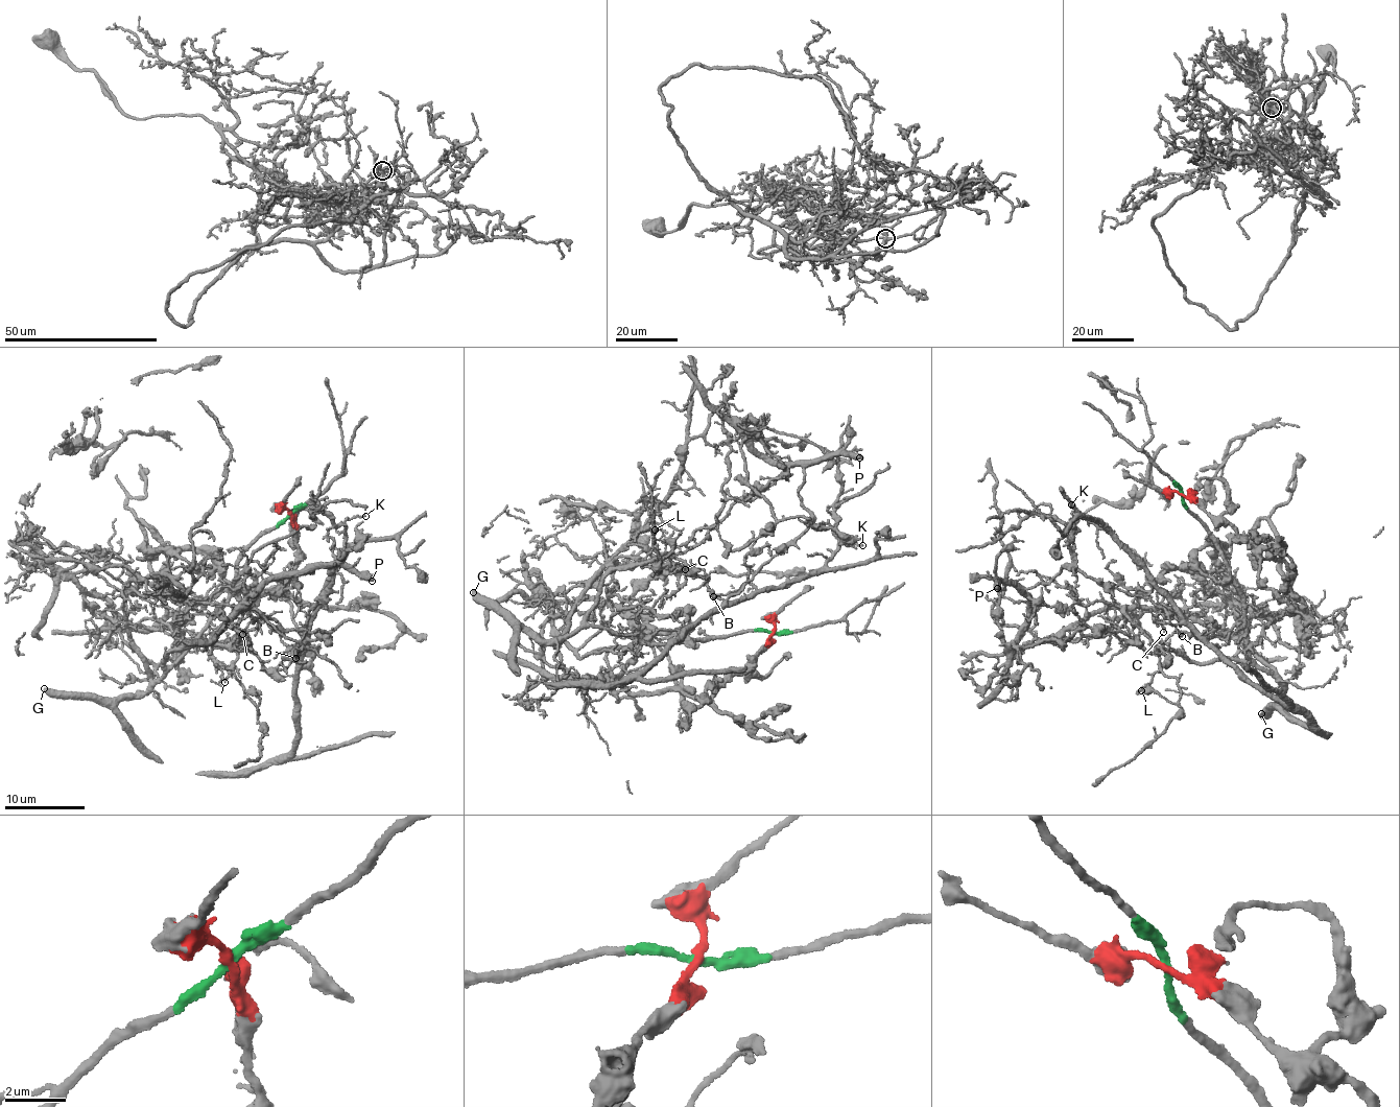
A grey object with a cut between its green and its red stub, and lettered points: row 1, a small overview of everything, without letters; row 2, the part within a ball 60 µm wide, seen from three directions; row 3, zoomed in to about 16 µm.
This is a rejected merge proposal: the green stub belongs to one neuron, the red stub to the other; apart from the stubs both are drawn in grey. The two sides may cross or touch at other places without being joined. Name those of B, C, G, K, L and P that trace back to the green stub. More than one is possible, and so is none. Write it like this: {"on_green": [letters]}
{"on_green": ["B", "C", "G", "K", "L", "P"]}

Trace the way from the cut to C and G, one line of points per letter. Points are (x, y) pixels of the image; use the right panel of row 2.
C: (1182, 492), (1250, 659), (1110, 633), (1011, 652), (1025, 589), (1063, 567), (1182, 626), (1171, 609), (1163, 632)
G: (1182, 492), (1189, 511), (1220, 549), (1234, 581), (1252, 659), (1284, 688), (1281, 701), (1264, 717), (1261, 713)

